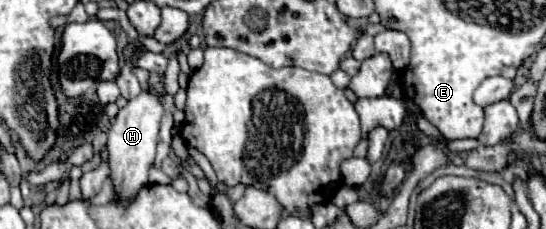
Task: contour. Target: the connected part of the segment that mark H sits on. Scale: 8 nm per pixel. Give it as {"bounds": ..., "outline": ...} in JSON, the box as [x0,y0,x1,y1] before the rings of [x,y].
{"bounds":[109,72,165,198],"outline":[[[151,72],[149,74],[149,86],[147,90],[141,90],[139,96],[129,100],[125,108],[119,110],[111,130],[109,130],[109,166],[111,166],[111,178],[115,182],[115,198],[133,198],[137,190],[149,184],[147,172],[149,166],[155,162],[155,148],[159,140],[159,128],[161,128],[161,118],[165,114],[165,108],[161,104],[161,96],[165,94],[165,84],[163,76]]]}

